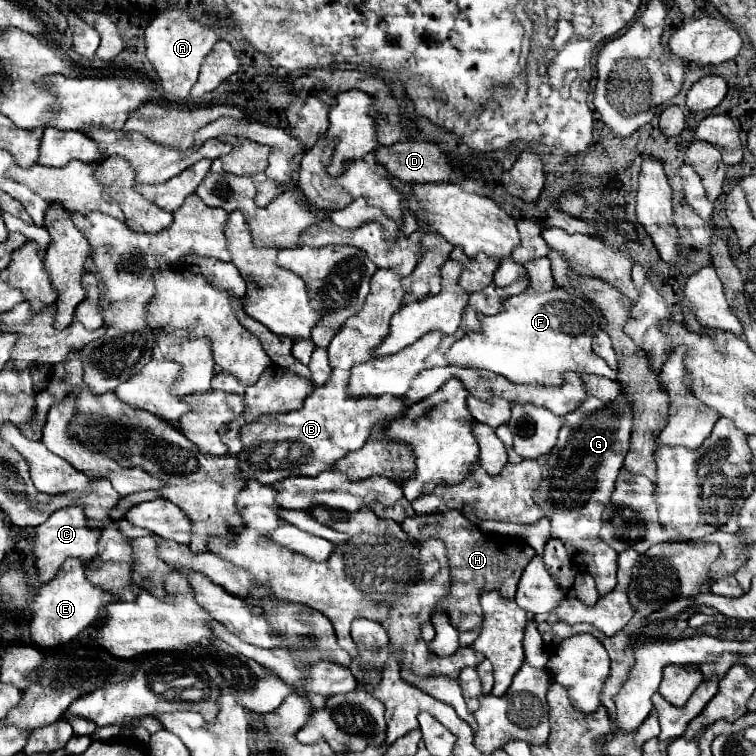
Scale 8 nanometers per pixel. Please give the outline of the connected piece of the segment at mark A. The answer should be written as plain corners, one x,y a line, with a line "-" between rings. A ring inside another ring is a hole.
167,9
159,13
149,27
145,29
145,45
147,45
147,59
153,63
161,77
161,85
165,91
169,91
175,99
185,99
191,91
191,87
197,81
199,67
207,53
213,49
213,45
219,41
217,33
195,21
185,9

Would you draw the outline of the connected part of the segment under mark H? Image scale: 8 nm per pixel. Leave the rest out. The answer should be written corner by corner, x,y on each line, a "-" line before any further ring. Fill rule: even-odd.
455,509
407,517
401,523
401,527
411,539
441,537
445,541
447,559
449,559
451,577
453,577
447,615
449,615
451,625
459,631
481,631
483,613
481,613
481,607
479,607
479,589
483,591
496,590
503,597
514,598
520,580
519,577
521,577
524,567
529,563
529,559
535,555
535,551
519,538
505,536
504,546
501,539
497,541
494,538
495,536
487,537
485,533
479,531
477,525
467,521

